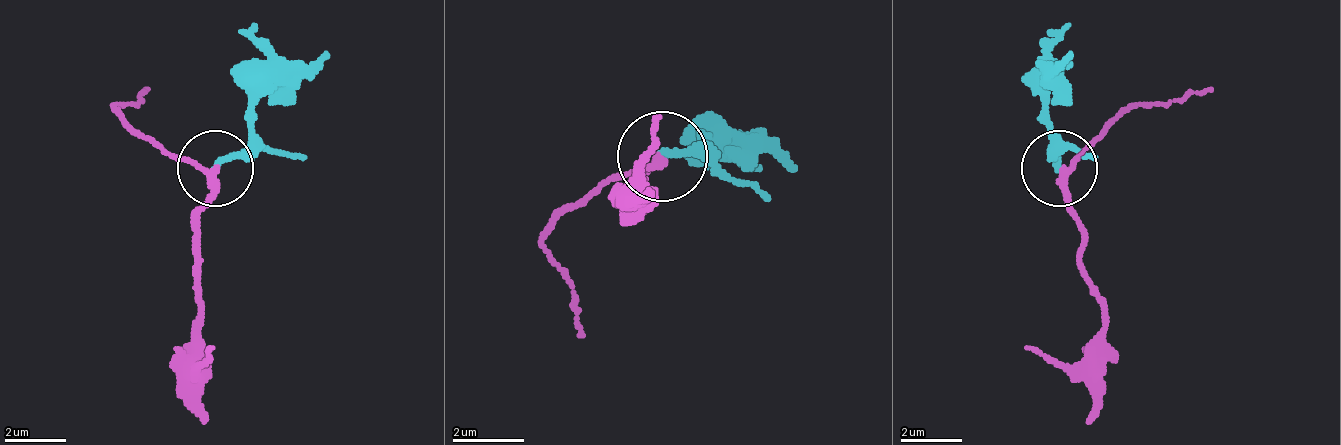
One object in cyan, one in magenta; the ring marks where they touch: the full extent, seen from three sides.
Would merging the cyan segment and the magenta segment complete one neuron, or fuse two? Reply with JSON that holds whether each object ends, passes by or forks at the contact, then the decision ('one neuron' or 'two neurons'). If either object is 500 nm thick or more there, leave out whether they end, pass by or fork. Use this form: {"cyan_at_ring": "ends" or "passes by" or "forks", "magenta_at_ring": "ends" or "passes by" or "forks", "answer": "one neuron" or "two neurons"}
{"cyan_at_ring": "ends", "magenta_at_ring": "passes by", "answer": "one neuron"}

